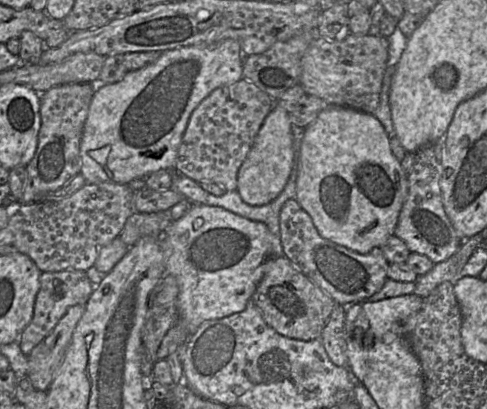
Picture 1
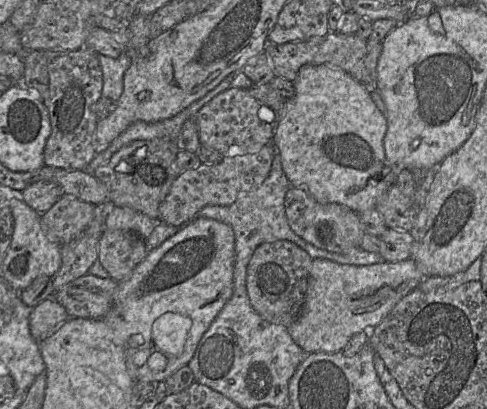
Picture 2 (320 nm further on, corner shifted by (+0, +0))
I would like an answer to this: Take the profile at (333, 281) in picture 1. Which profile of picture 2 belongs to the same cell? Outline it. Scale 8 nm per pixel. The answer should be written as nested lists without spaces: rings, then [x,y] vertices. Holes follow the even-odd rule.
[[[290,186],[284,198],[287,223],[291,230],[307,243],[331,253],[346,255],[360,248],[363,234],[358,213],[337,204],[321,204],[305,190]]]

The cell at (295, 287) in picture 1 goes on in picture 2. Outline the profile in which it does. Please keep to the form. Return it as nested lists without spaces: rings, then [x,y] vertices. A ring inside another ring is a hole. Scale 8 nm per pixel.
[[[290,241],[262,243],[254,250],[246,269],[246,289],[252,307],[272,324],[288,326],[300,315],[312,258]]]

